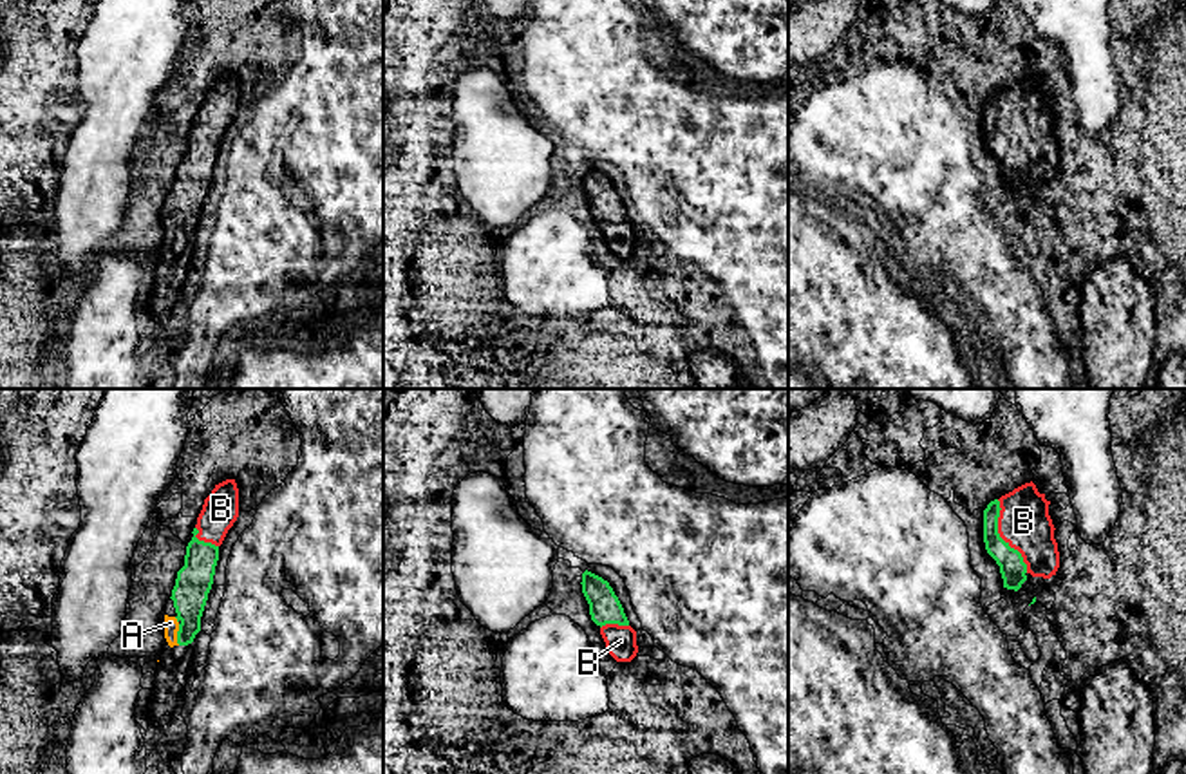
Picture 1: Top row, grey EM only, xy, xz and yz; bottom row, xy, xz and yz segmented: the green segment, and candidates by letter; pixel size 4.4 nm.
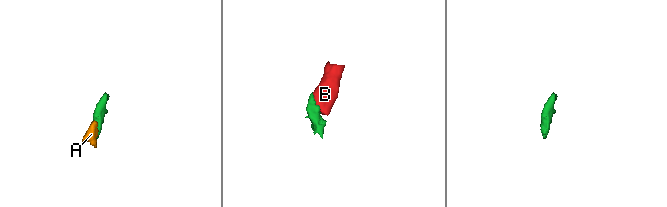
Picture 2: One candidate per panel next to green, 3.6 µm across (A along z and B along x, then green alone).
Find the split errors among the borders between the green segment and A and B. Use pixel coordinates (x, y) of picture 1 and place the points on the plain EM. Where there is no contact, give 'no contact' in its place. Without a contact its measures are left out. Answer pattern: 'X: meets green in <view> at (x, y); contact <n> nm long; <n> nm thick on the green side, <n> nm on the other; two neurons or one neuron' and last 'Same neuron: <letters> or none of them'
A: meets green in xy at (178, 226); contact 130 nm long; 160 nm thick on the green side, 60 nm on the other; one neuron
B: meets green in yz at (1000, 132); contact 360 nm long; 120 nm thick on the green side, 220 nm on the other; one neuron
Same neuron: A, B

